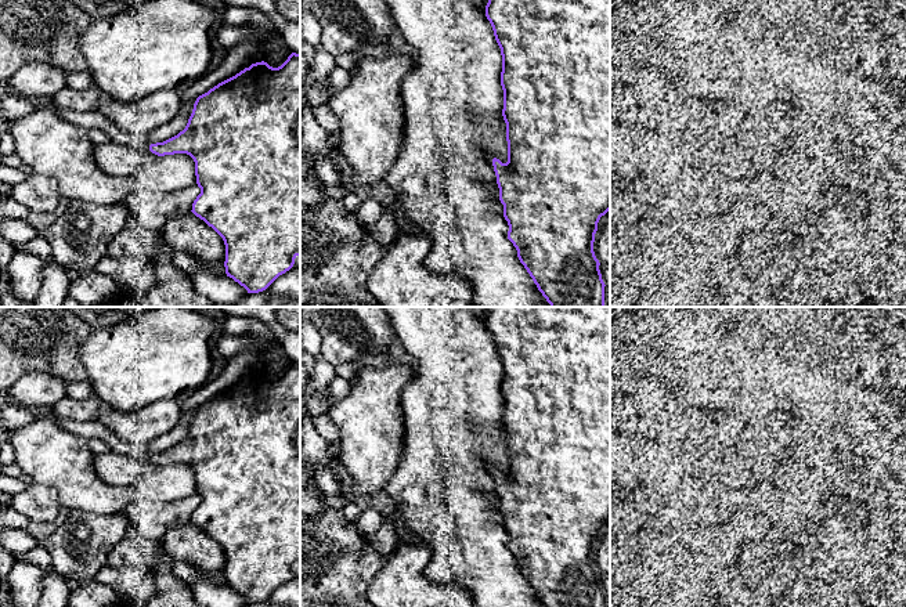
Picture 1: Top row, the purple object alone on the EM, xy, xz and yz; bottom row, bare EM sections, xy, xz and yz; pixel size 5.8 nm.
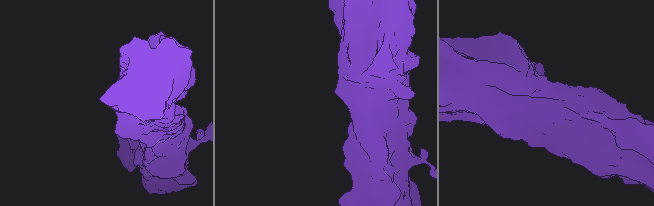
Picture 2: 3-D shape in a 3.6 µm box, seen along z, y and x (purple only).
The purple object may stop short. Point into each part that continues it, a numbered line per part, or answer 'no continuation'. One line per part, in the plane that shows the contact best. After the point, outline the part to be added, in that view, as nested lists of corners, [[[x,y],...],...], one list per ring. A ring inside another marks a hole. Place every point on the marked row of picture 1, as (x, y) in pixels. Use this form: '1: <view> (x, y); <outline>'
1: xy (13, 107); [[[8,94],[0,100],[0,116],[11,122],[25,115],[29,115],[32,111],[48,104],[55,105],[51,100],[41,101],[39,98],[25,98],[15,94]],[[58,106],[57,109],[65,120],[68,120],[69,123],[77,127],[82,127],[84,130],[91,130],[91,129],[102,130],[104,133],[108,134],[109,141],[112,142],[130,145],[141,151],[149,149],[151,144],[148,140],[141,140],[133,134],[120,131],[107,116],[104,116],[97,109],[89,112],[61,109]]]

